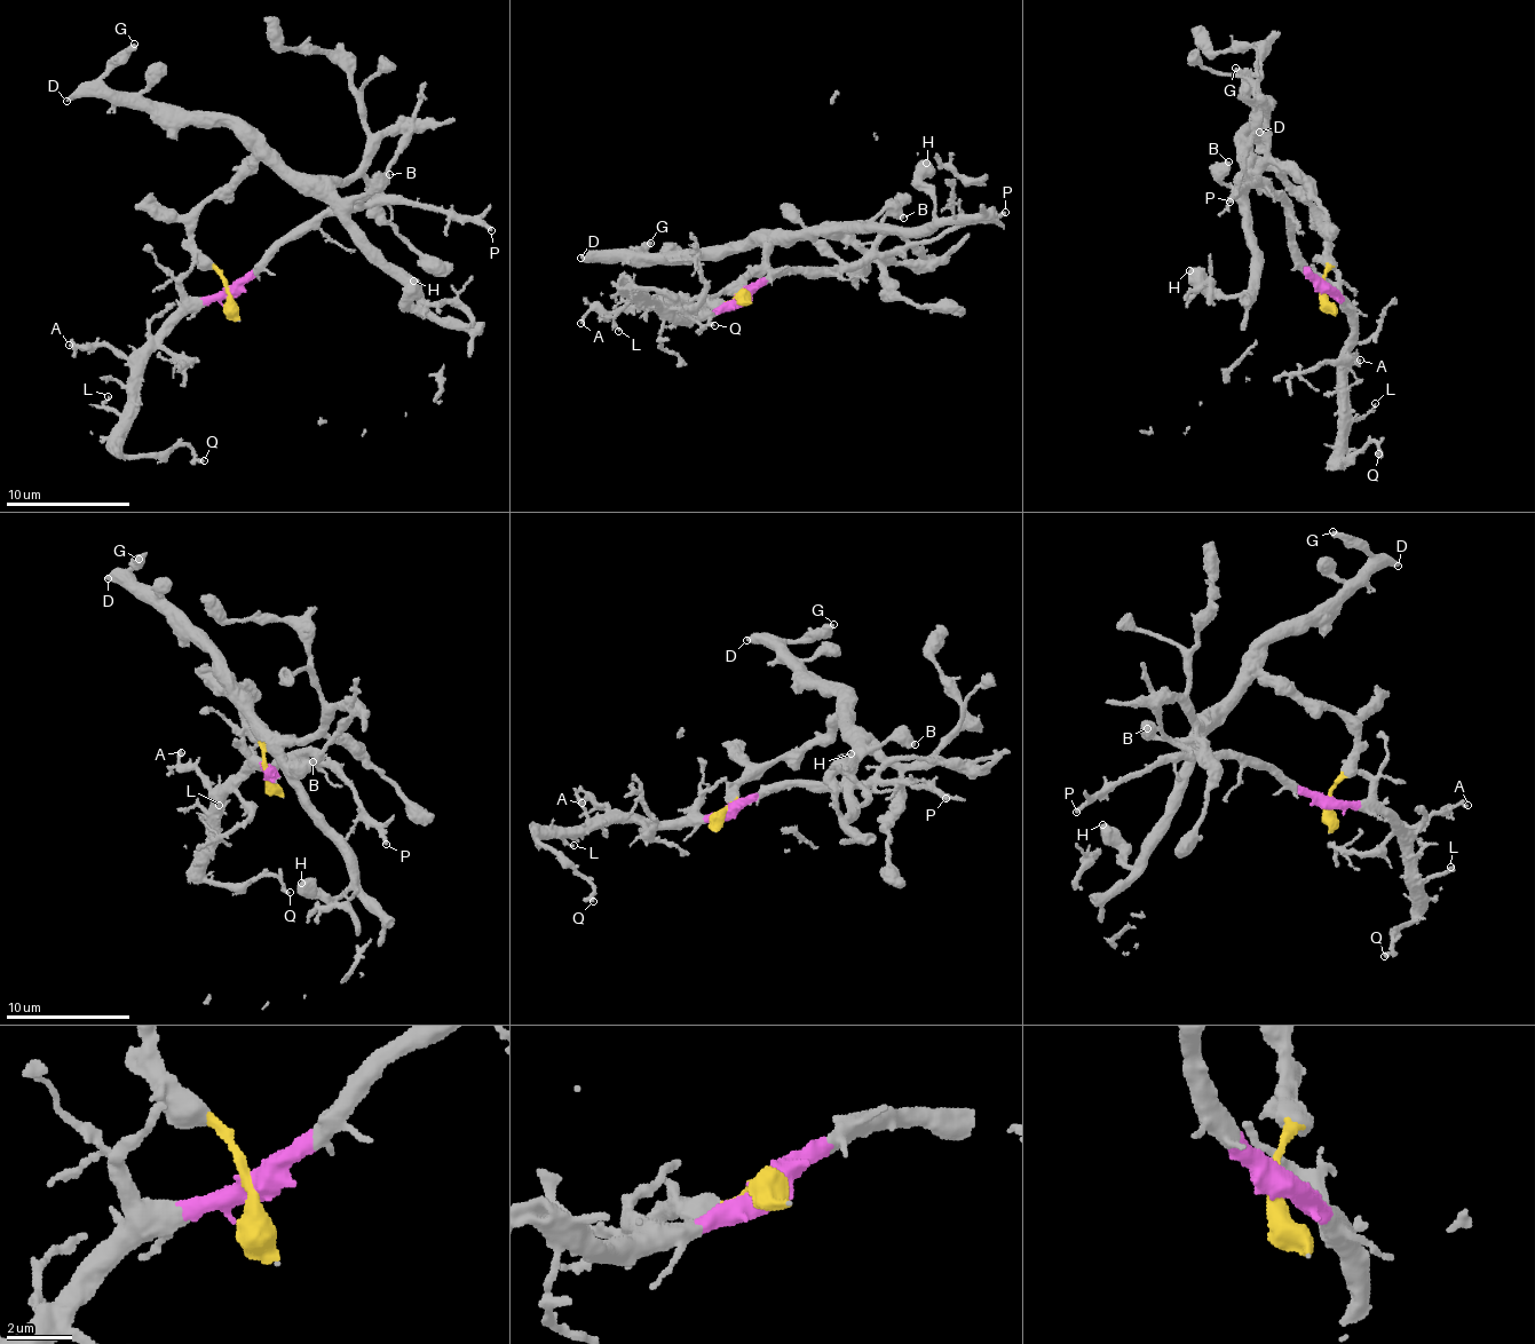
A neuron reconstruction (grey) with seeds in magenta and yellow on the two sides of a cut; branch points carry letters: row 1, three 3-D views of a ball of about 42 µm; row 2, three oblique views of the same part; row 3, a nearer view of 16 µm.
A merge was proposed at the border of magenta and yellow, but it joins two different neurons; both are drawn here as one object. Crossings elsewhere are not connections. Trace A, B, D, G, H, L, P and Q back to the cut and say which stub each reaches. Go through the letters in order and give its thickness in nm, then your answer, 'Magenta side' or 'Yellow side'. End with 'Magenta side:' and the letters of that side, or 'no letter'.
A: Thickness 220 nm. Magenta side
B: Thickness 650 nm. Yellow side
D: Thickness 380 nm. Yellow side
G: Thickness 420 nm. Yellow side
H: Thickness 550 nm. Yellow side
L: Thickness 180 nm. Magenta side
P: Thickness 280 nm. Magenta side
Q: Thickness 260 nm. Magenta side
Magenta side: A, L, P, Q

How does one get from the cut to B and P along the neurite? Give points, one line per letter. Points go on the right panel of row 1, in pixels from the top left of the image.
B: (1323, 289), (1323, 218), (1273, 170), (1251, 159), (1251, 175), (1242, 190), (1223, 182), (1228, 160)
P: (1323, 289), (1291, 238), (1291, 215), (1279, 199), (1259, 182), (1237, 190), (1231, 200)

